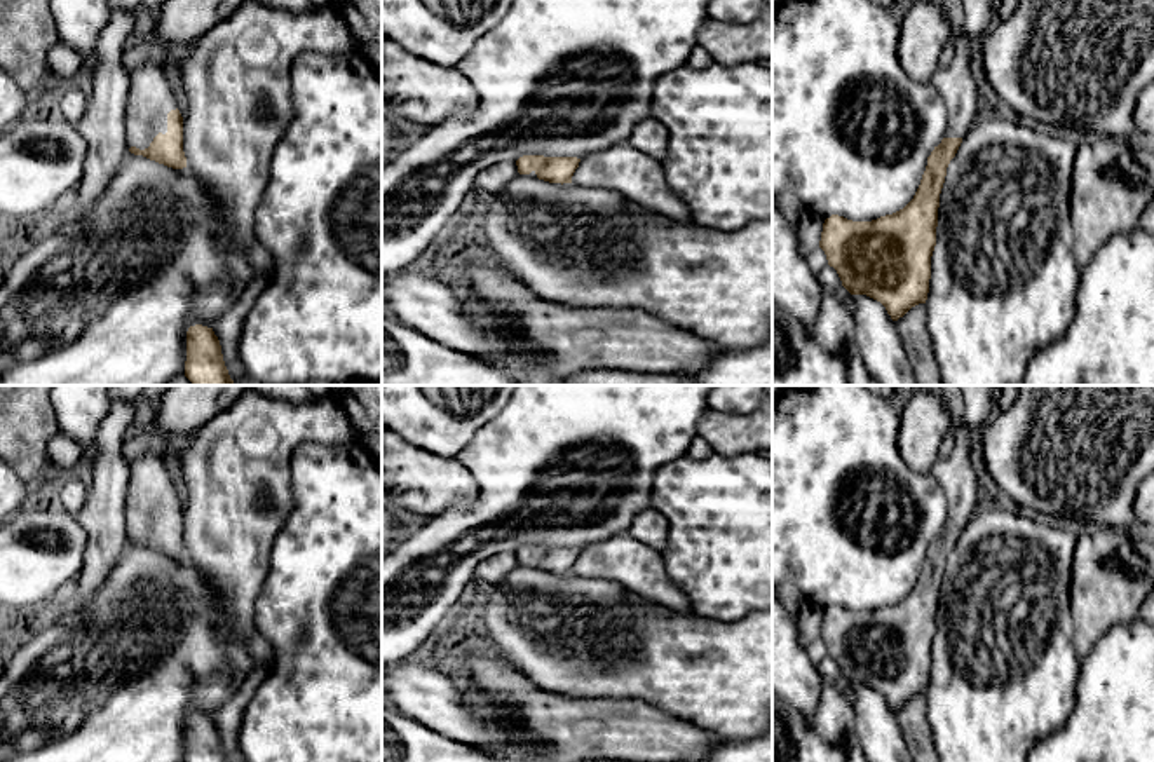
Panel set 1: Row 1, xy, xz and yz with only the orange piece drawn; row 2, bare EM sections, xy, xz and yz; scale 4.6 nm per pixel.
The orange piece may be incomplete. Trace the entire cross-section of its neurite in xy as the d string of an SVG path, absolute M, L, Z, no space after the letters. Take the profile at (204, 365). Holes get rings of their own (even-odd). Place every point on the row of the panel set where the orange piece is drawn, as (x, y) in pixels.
M202 324L188 328L185 377L192 385L234 385L213 328Z

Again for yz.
M962 0L964 28L952 38L954 59L947 68L938 68L929 82L947 108L945 136L927 157L913 199L903 209L872 221L832 214L823 223L819 248L842 286L851 295L880 302L893 321L927 300L940 194L947 167L978 112L978 42L997 21L997 5L999 0Z

